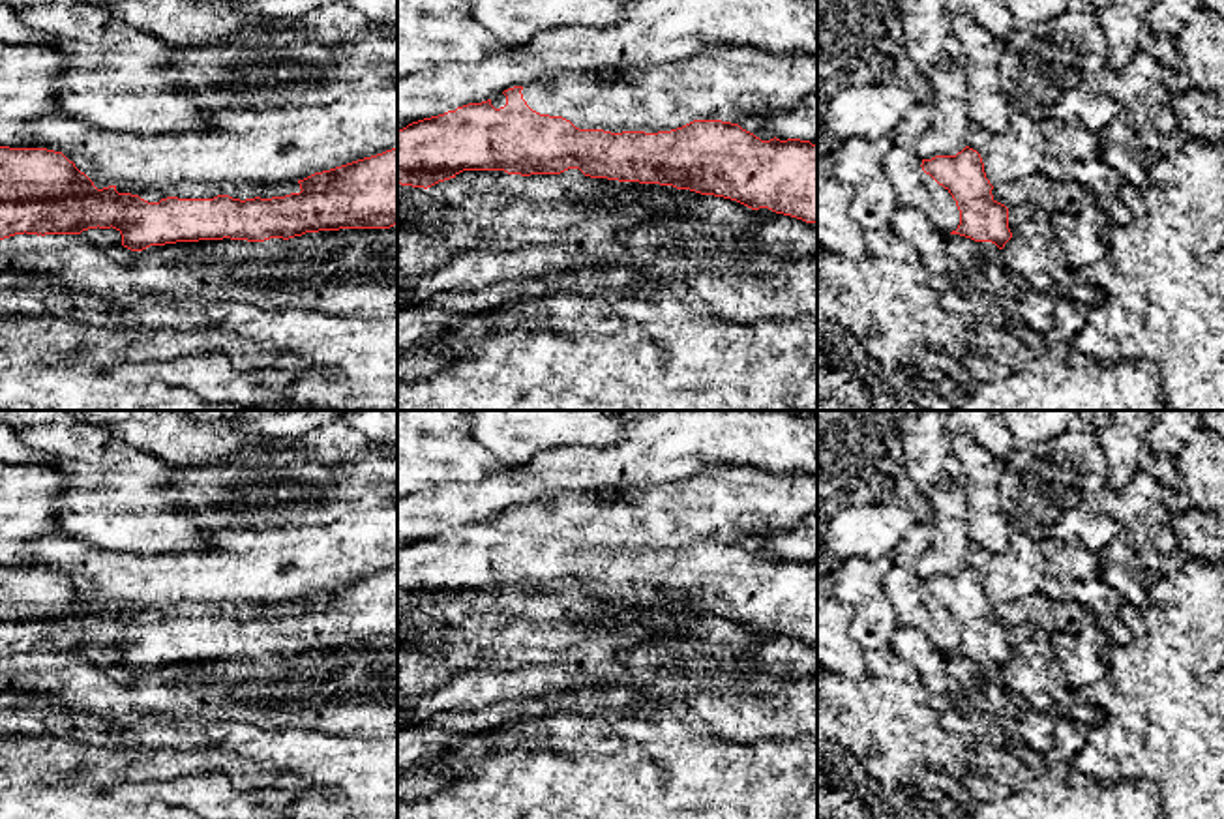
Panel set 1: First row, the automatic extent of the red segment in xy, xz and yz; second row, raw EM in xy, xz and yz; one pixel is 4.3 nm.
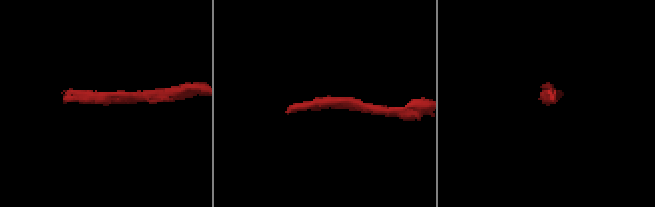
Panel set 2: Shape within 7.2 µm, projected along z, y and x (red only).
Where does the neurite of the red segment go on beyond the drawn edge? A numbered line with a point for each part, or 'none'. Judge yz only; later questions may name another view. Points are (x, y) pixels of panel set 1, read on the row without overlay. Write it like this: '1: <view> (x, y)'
none

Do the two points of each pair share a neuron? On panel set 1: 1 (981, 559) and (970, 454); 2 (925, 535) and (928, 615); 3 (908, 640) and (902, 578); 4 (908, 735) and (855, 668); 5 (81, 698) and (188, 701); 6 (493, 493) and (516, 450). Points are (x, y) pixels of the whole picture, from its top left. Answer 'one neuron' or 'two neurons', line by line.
1: two neurons
2: one neuron
3: two neurons
4: two neurons
5: one neuron
6: two neurons

